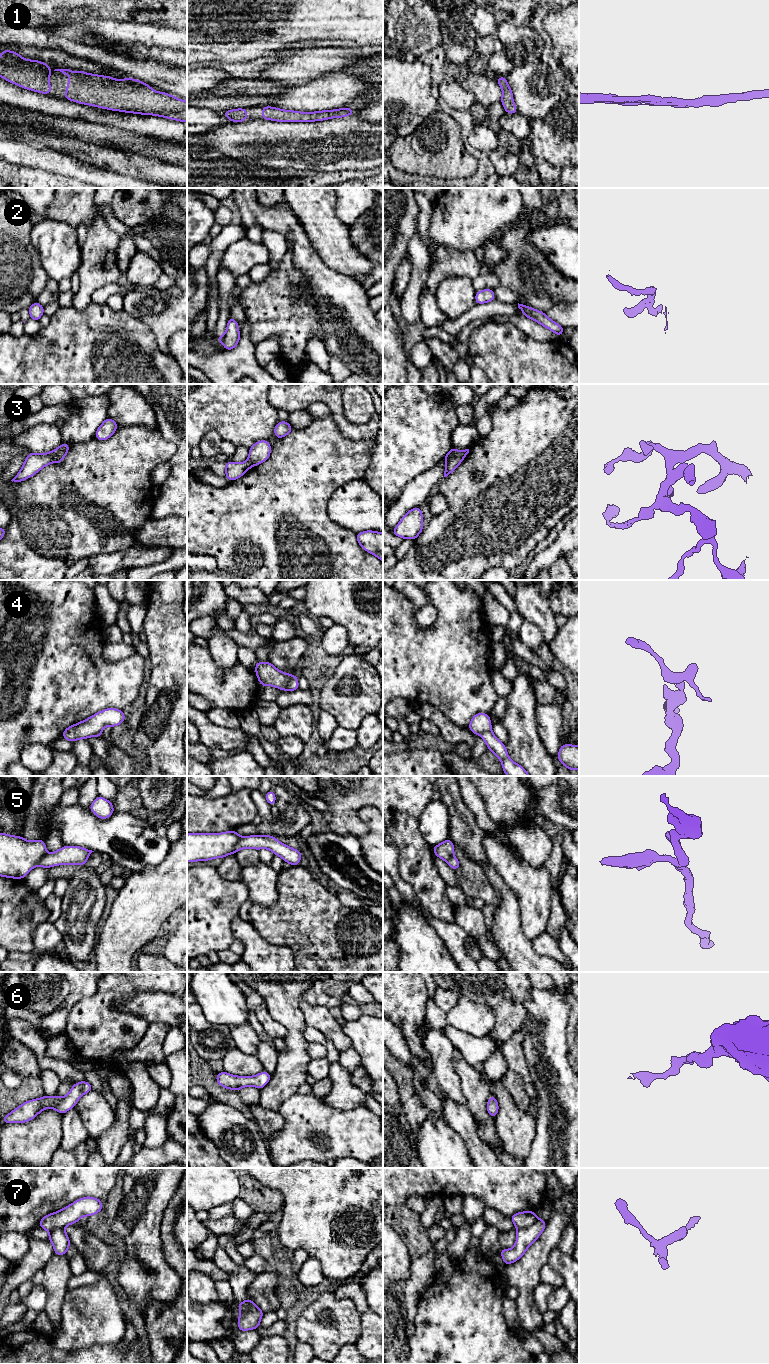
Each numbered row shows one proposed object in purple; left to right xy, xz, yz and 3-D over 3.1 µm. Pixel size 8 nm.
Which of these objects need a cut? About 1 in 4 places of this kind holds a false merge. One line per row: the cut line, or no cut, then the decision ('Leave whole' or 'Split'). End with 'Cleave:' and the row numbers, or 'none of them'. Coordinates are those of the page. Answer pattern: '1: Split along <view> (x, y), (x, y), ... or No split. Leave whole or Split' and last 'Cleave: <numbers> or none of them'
1: No split. Leave whole
2: Split along xz (224, 335), (222, 342). Split
3: Split along xy (52, 451), (53, 461). Split
4: Split along xz (295, 676), (284, 689). Split
5: Split along xz (242, 837), (230, 853). Split
6: No split. Leave whole
7: Split along yz (536, 1217), (531, 1224), (517, 1230). Split
Cleave: 2, 3, 4, 5, 7

